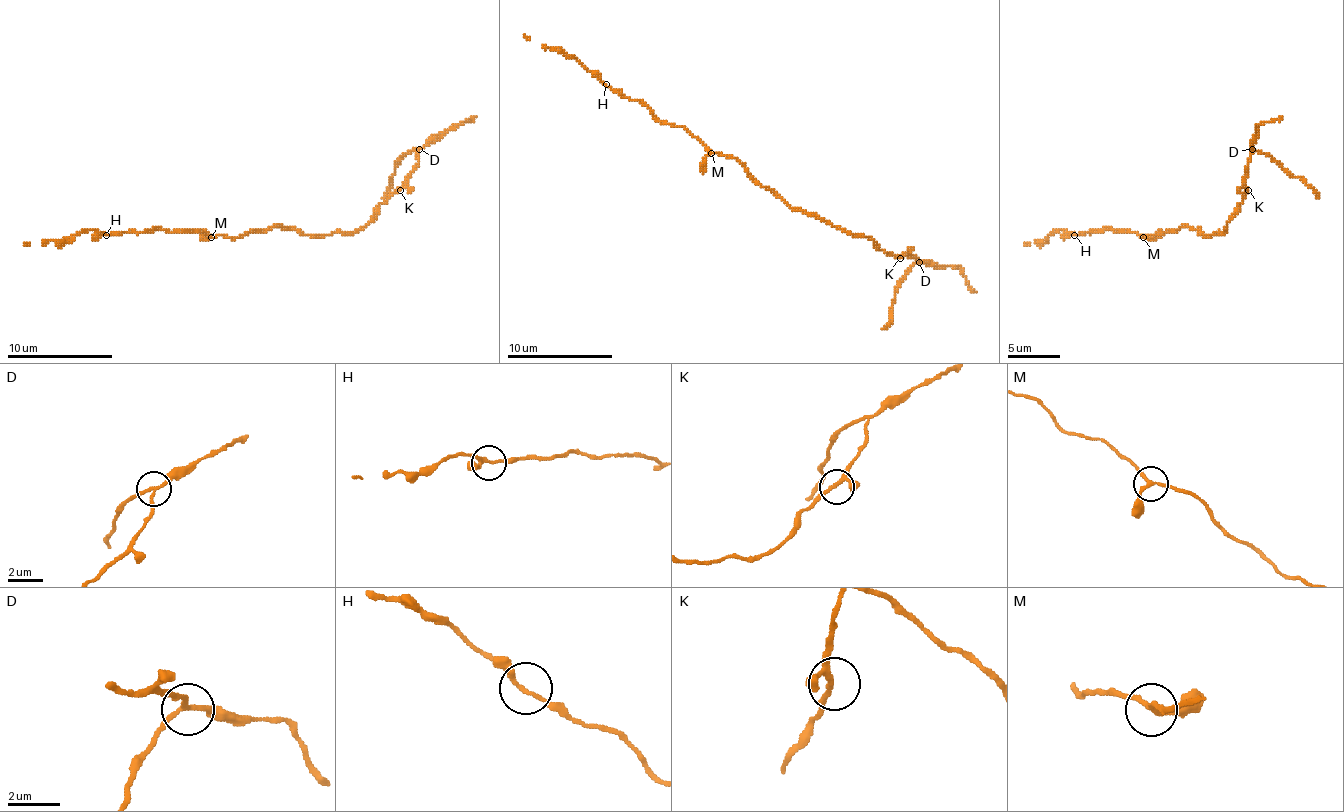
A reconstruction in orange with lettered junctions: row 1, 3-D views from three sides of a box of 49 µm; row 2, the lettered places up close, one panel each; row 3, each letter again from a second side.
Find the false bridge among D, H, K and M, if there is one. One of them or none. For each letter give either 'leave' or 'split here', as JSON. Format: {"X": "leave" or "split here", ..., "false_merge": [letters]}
{"D": "split here", "H": "leave", "K": "leave", "M": "leave", "false_merge": ["D"]}

